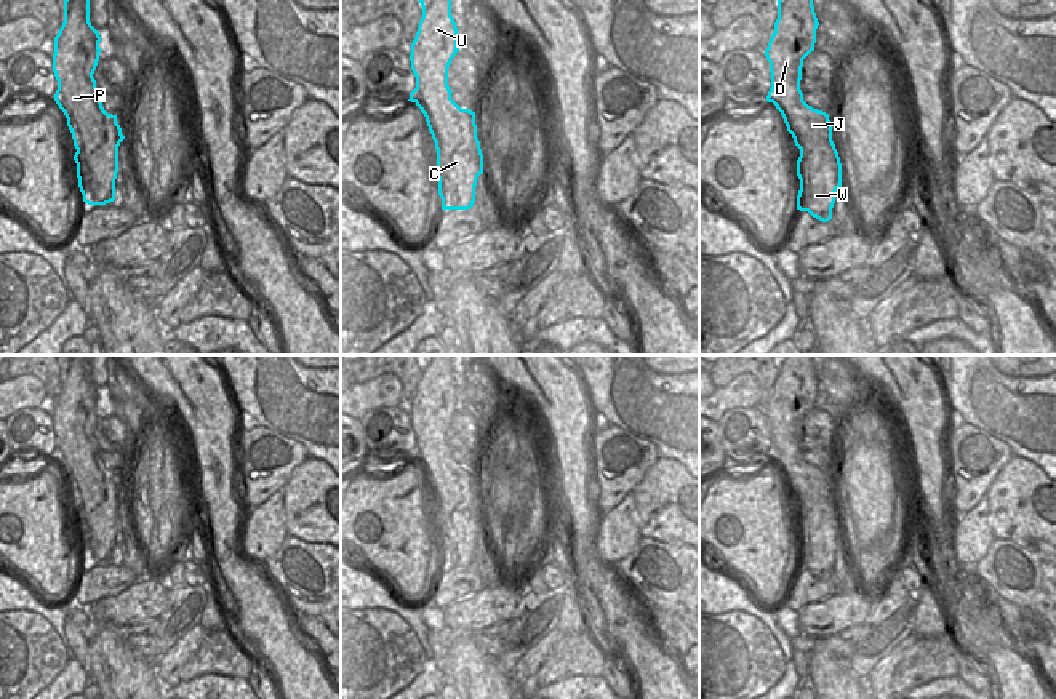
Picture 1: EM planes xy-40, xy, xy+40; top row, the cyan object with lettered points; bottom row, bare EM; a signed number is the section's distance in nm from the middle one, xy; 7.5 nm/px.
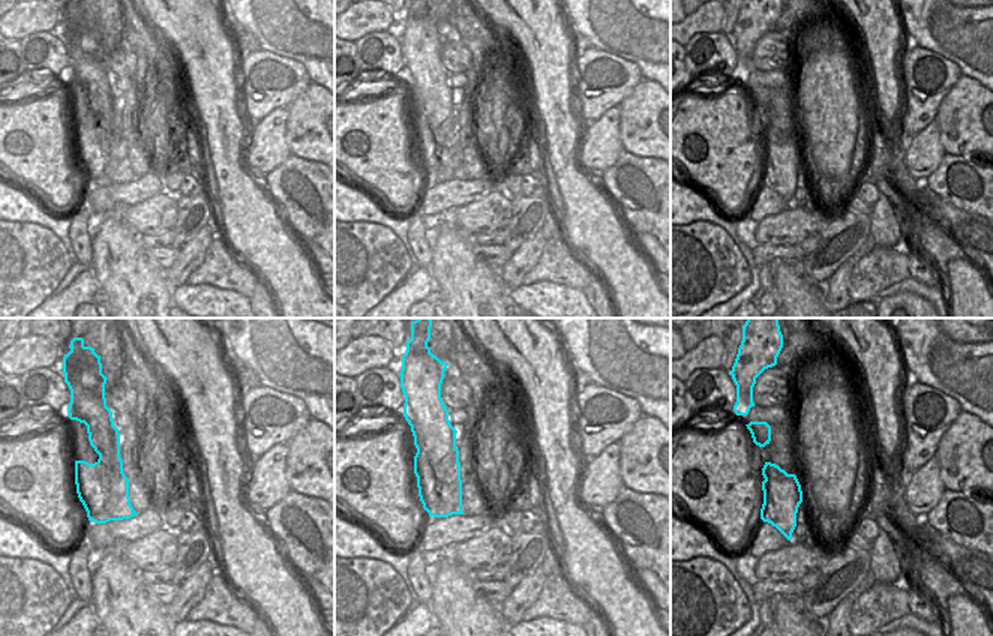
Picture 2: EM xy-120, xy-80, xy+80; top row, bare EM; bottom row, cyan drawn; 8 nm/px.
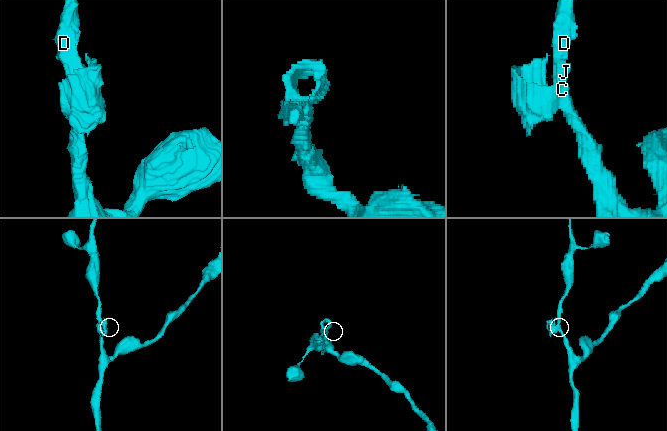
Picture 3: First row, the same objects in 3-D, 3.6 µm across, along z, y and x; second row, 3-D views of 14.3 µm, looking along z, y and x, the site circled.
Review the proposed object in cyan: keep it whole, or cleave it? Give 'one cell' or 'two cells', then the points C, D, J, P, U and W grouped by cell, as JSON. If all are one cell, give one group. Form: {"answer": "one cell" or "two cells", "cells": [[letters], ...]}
{"answer": "one cell", "cells": [["C", "D", "J", "P", "U", "W"]]}

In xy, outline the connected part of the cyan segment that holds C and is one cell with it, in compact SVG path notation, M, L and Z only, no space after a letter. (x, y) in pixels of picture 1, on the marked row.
M419 0L422 18L411 43L411 70L416 77L416 88L410 93L426 117L429 131L437 149L437 178L442 210L469 210L475 202L475 186L483 174L483 154L477 138L475 112L461 109L451 99L448 86L448 67L459 51L458 27L451 16L451 0Z

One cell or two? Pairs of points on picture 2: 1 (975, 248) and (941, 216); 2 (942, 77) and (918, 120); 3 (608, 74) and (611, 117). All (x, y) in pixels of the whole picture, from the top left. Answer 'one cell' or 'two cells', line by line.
1: one cell
2: one cell
3: two cells

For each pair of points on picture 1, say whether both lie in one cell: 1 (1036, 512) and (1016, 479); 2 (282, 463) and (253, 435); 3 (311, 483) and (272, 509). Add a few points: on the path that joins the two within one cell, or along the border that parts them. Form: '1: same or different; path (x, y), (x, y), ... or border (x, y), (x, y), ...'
1: same; path (1028, 504), (1021, 498), (1021, 487)
2: same; path (276, 456), (260, 442)
3: different; border (282, 490), (284, 528), (288, 535)

